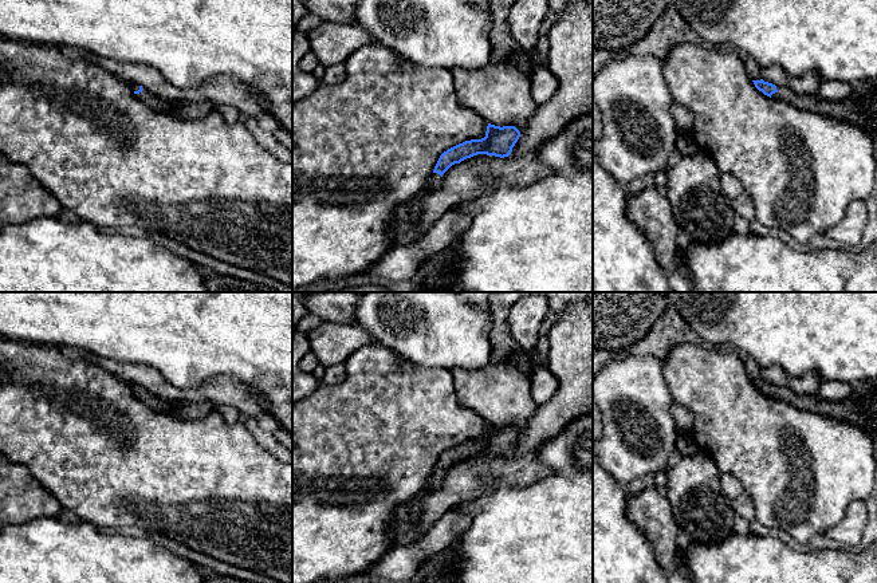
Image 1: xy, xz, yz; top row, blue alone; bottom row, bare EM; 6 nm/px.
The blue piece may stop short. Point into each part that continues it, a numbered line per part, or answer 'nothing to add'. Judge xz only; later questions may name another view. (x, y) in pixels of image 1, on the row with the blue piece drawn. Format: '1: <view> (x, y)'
1: xz (436, 180)

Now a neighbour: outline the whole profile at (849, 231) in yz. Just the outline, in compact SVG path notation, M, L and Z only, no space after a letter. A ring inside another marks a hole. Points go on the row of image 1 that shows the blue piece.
M854 200L849 204L843 218L829 228L826 233L835 241L857 249L862 240L862 233L866 226L868 208L864 200Z

